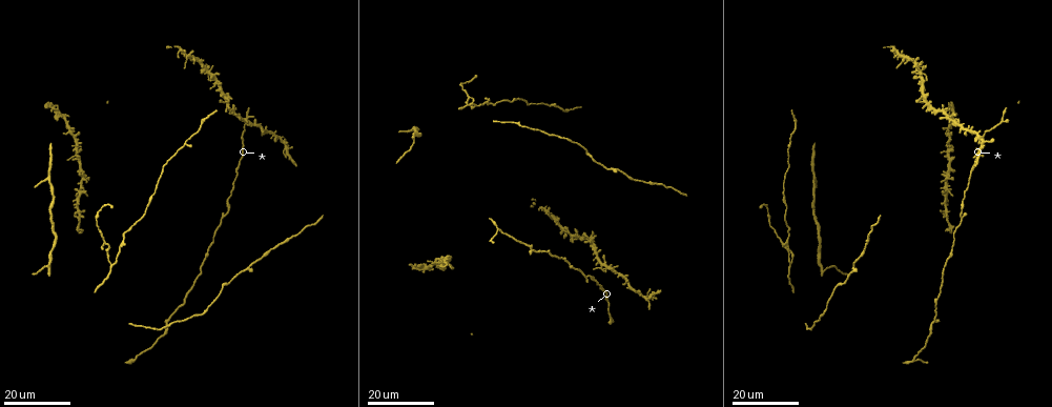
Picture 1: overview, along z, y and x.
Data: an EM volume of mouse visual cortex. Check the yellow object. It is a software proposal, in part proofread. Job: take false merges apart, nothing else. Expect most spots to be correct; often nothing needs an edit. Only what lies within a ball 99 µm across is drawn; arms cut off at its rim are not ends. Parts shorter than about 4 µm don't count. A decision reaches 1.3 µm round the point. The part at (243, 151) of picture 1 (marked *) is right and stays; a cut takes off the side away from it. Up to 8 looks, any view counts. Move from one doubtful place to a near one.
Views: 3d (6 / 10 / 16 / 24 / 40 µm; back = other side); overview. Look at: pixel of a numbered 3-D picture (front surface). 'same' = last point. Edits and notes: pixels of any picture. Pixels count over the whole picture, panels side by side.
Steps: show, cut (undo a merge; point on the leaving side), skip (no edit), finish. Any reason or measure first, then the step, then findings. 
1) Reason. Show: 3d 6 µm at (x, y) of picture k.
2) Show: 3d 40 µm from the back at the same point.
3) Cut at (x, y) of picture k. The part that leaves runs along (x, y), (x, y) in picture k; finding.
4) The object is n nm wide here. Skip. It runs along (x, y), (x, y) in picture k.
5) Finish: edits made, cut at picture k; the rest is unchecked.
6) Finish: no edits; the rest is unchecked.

Two arms in line, one across. Show: 3d 16 µm at (268, 130) of picture 1.

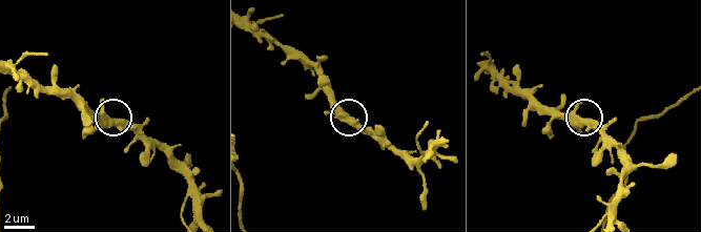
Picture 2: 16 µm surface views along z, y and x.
Show: 3d 6 µm at (344, 112) of picture 2.

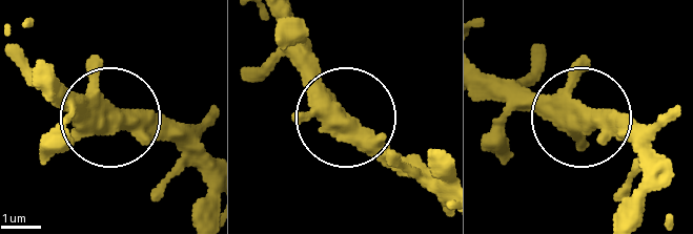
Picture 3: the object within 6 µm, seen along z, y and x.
The object is 410 nm wide here. Skip. One cell here.

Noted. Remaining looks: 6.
Looks like a crossing. Show: 3d 24 µm at (600, 267) of picture 1.

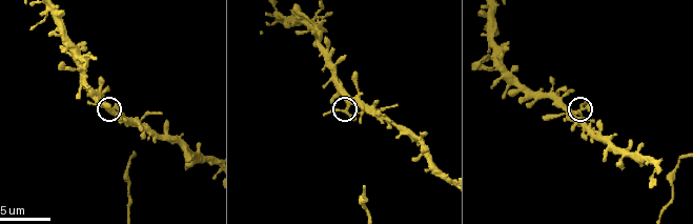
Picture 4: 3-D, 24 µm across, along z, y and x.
Show: 3d 6 µm at (347, 105) of picture 4.

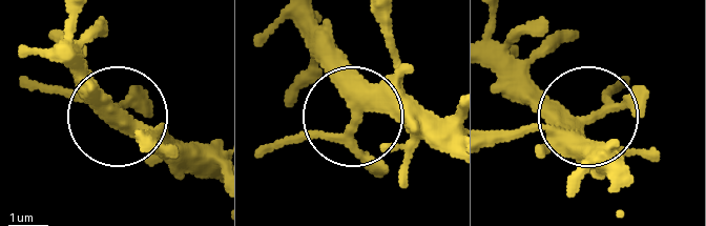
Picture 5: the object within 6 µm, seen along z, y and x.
From behind. Show: 3d 6 µm from the back at (580, 121) of picture 5.

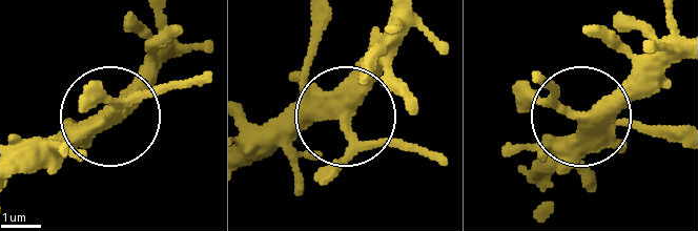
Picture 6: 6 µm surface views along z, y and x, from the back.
4 arms meet here. Skip. Continuous, no second cell.

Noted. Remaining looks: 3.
Three-way junction. Show: 3d 16 µm at (113, 266) of picture 1.

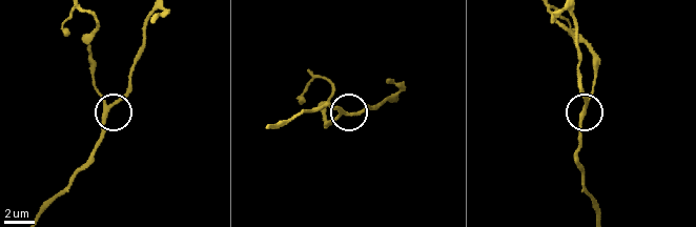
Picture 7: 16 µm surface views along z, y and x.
Zoom in. Show: 3d 6 µm at (586, 107) of picture 7.

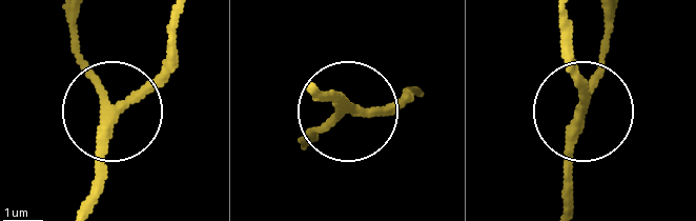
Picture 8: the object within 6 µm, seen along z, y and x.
The object is 230 nm wide here. Skip. It runs along (564, 14), (564, 54), (584, 94), (574, 201) in picture 8; one cell here.

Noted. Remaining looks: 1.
Finish: no edits; the rest is unchecked.

